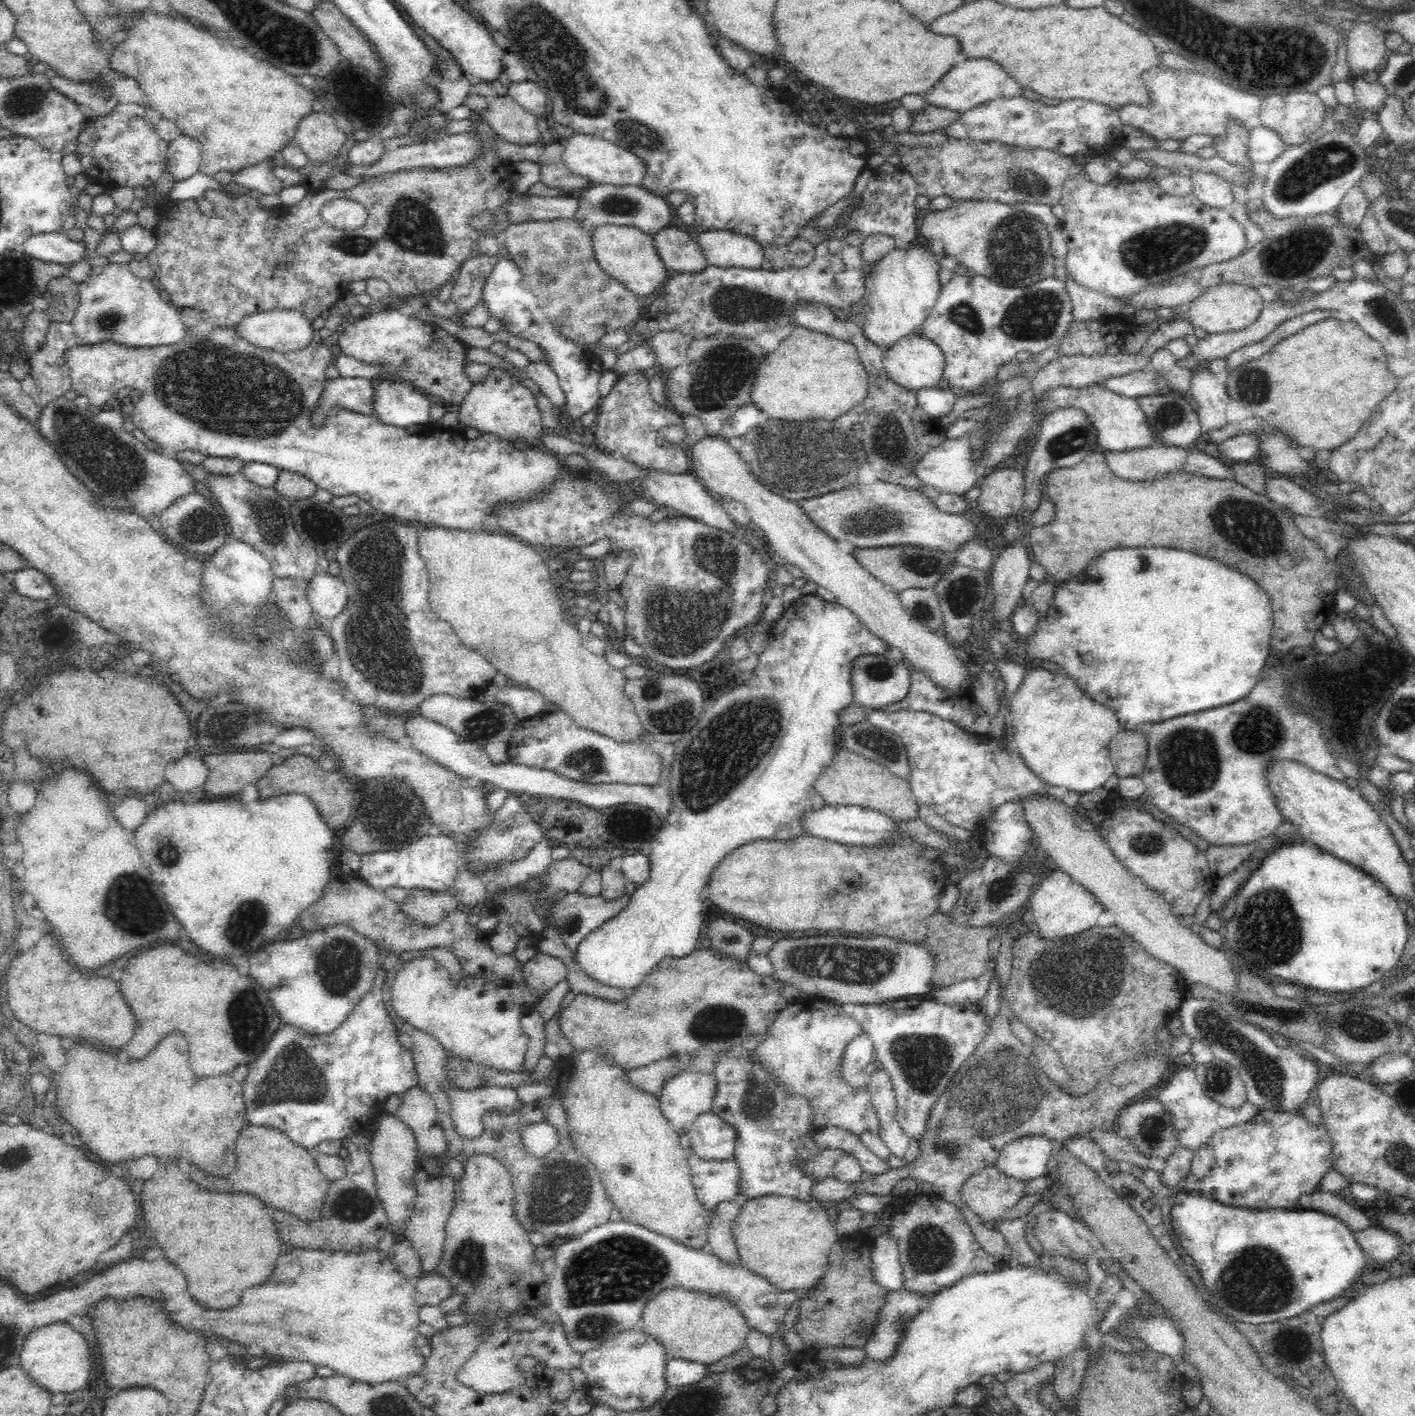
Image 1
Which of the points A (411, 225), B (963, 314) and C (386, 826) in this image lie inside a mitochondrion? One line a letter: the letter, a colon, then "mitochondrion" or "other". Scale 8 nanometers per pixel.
A: mitochondrion
B: mitochondrion
C: mitochondrion

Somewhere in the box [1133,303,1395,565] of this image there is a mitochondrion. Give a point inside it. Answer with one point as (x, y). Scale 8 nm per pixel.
(1249, 526)

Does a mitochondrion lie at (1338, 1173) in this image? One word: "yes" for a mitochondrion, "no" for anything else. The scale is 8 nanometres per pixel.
no

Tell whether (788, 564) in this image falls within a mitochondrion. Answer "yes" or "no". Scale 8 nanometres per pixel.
no

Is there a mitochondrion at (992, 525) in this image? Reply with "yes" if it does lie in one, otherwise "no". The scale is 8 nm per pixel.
no

